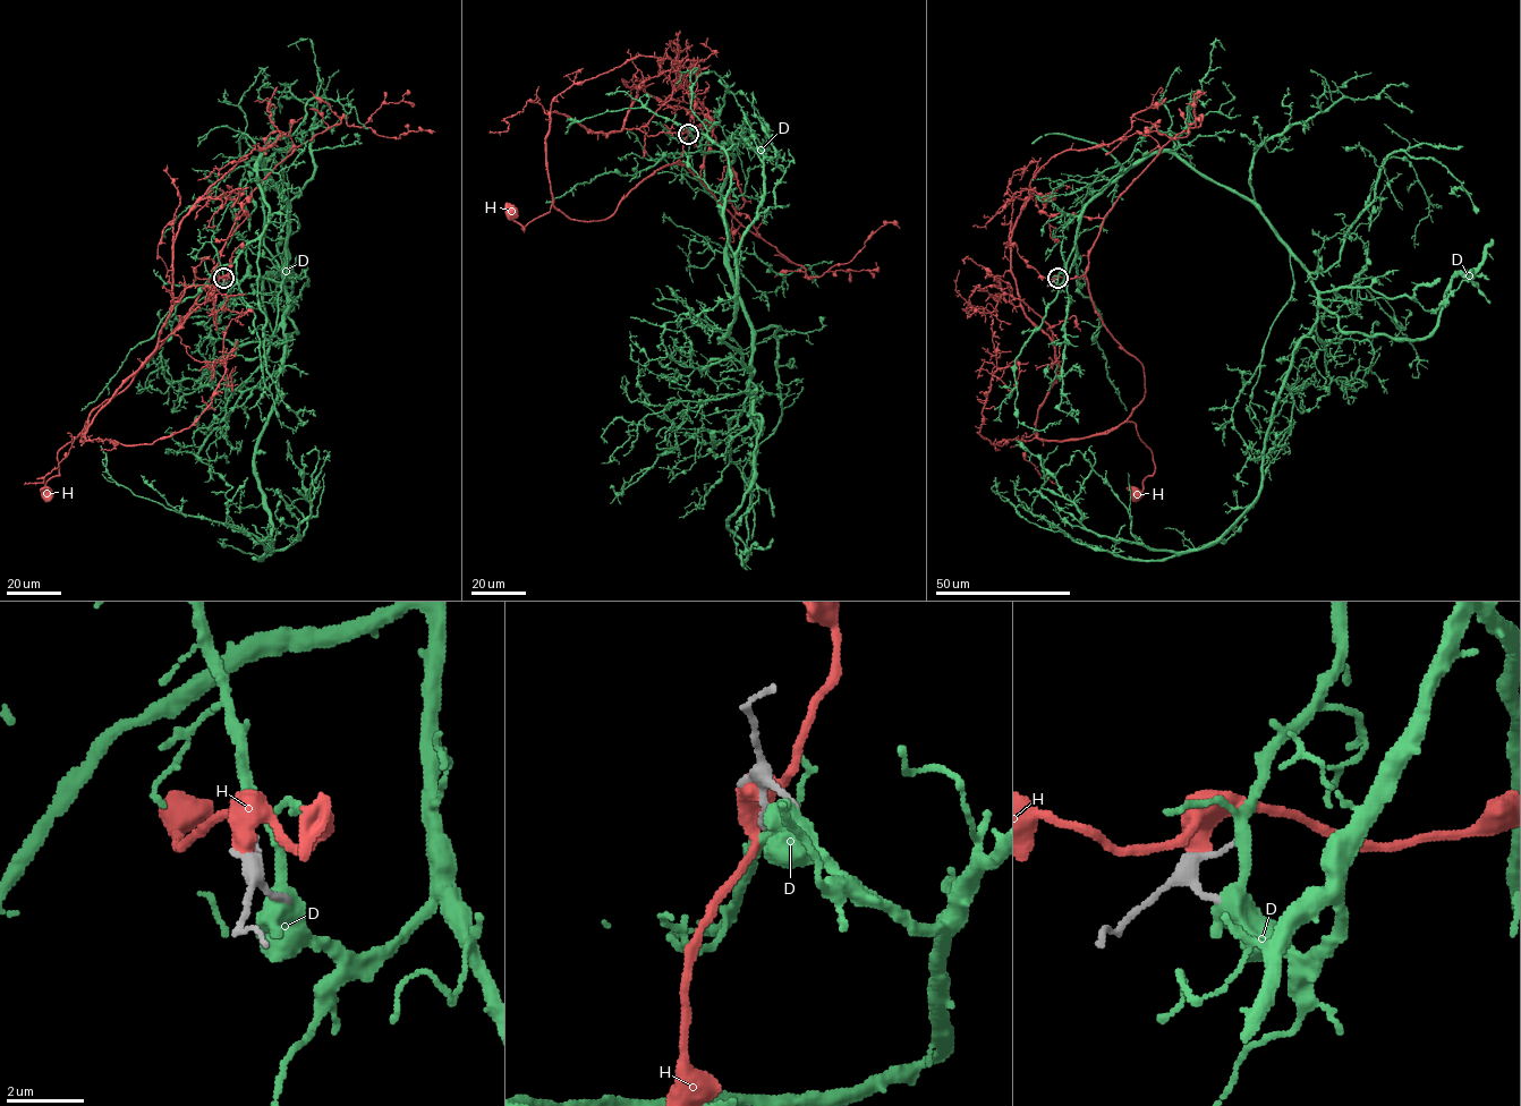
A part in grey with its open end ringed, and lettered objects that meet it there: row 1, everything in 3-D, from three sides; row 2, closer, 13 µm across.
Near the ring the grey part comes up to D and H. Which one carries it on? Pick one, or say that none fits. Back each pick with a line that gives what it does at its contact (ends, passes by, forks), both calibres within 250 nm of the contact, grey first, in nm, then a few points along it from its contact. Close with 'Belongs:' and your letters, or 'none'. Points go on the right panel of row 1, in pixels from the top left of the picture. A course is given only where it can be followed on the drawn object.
Belongs: none

